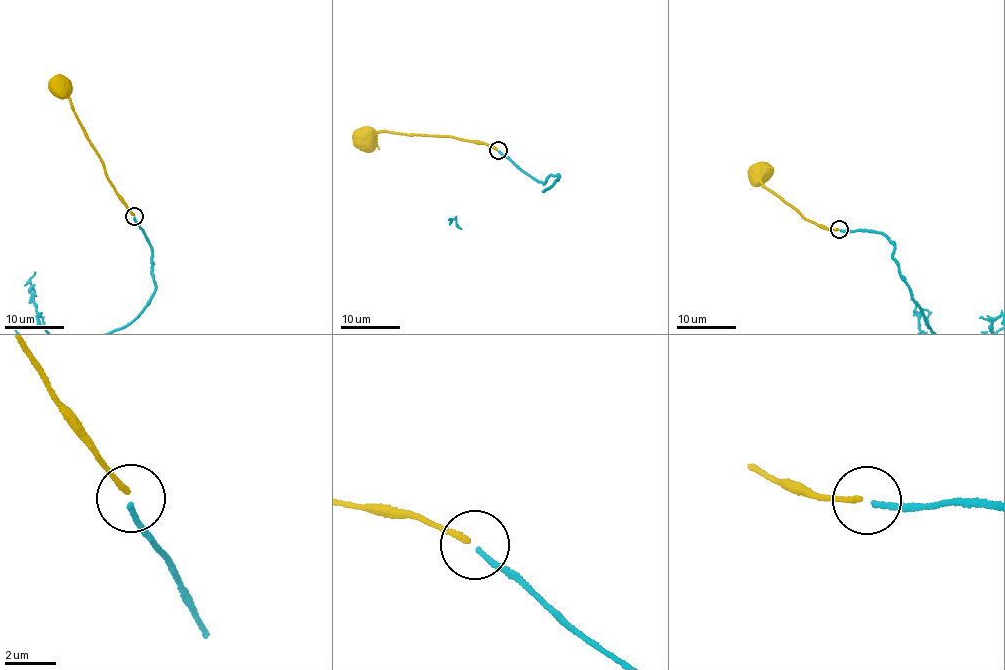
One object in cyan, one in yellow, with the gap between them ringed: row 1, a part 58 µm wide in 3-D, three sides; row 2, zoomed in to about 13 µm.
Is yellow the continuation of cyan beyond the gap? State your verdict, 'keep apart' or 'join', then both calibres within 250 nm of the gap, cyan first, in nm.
keep apart; 190 nm thick on the cyan side, 240 nm on the other

